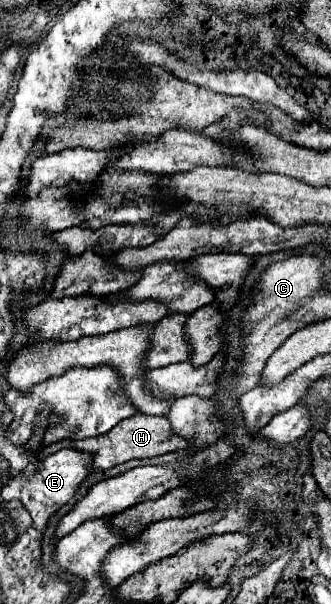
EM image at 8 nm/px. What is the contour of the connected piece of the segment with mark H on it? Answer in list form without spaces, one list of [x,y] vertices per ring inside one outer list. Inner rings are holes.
[[[135,414],[131,418],[125,418],[115,428],[111,428],[107,434],[85,438],[85,440],[71,440],[67,446],[83,450],[93,454],[93,464],[97,470],[109,470],[121,462],[127,462],[131,458],[153,458],[167,452],[177,452],[187,448],[187,440],[179,438],[177,434],[171,434],[171,424],[165,416],[147,416],[147,414]]]

